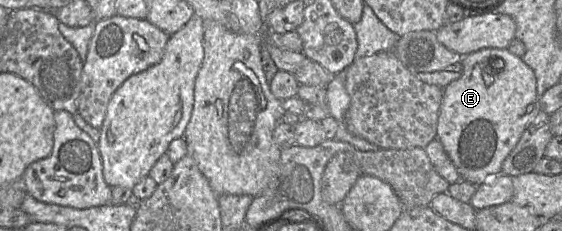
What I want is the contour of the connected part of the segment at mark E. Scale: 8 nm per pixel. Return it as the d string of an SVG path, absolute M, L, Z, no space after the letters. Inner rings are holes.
M486 48L468 59L462 59L462 65L461 77L443 88L437 139L461 179L481 185L486 180L503 174L503 161L540 111L536 77L521 57L506 48ZM494 58L504 60L502 70L493 69L491 61Z

